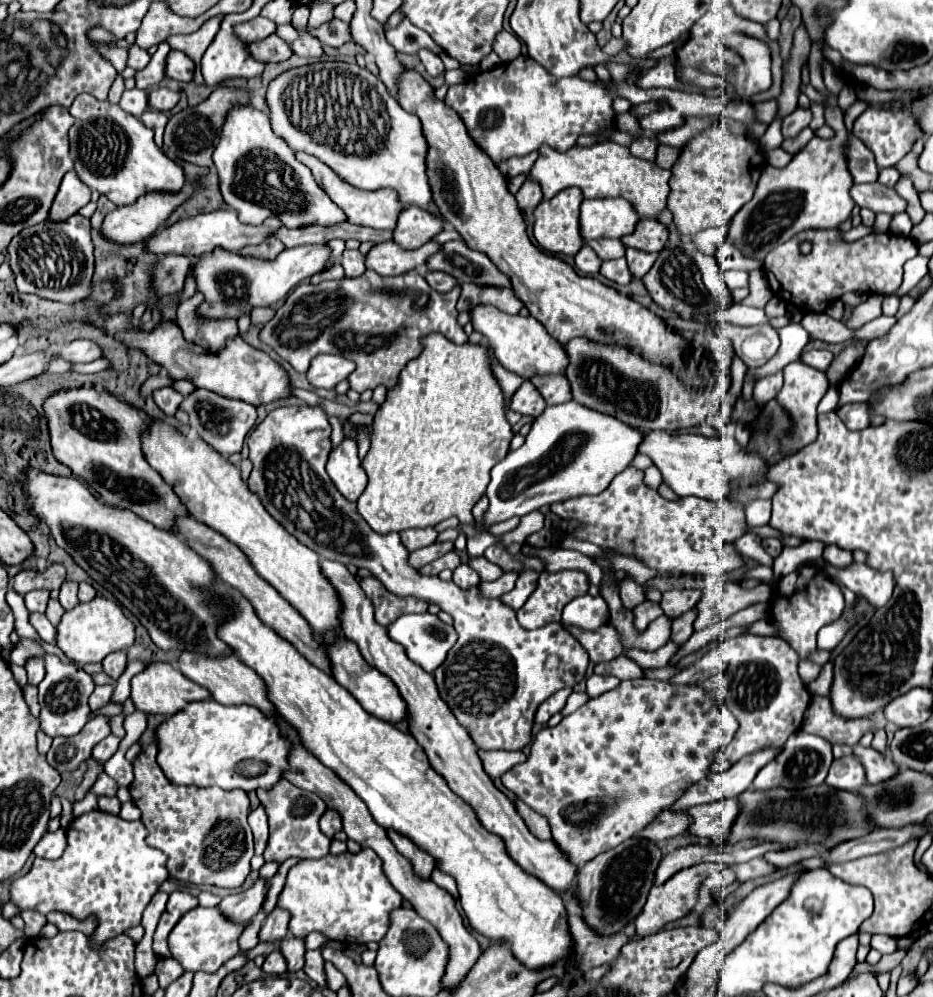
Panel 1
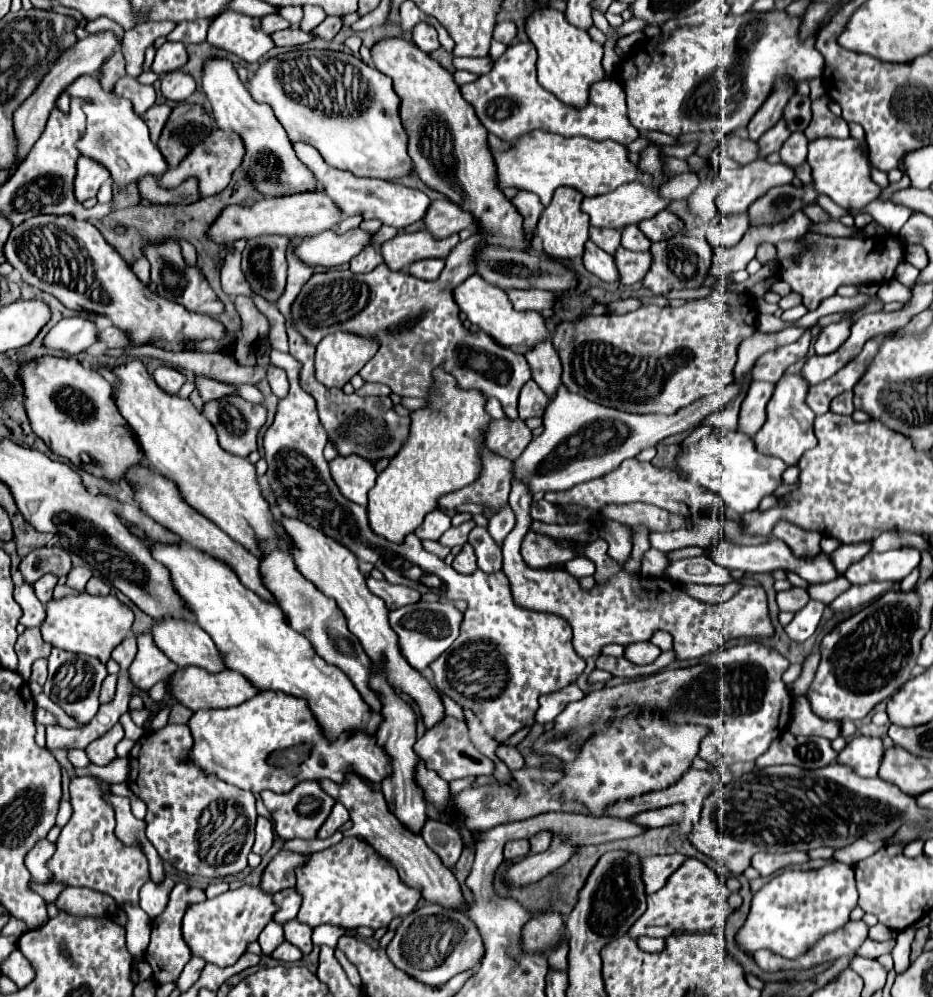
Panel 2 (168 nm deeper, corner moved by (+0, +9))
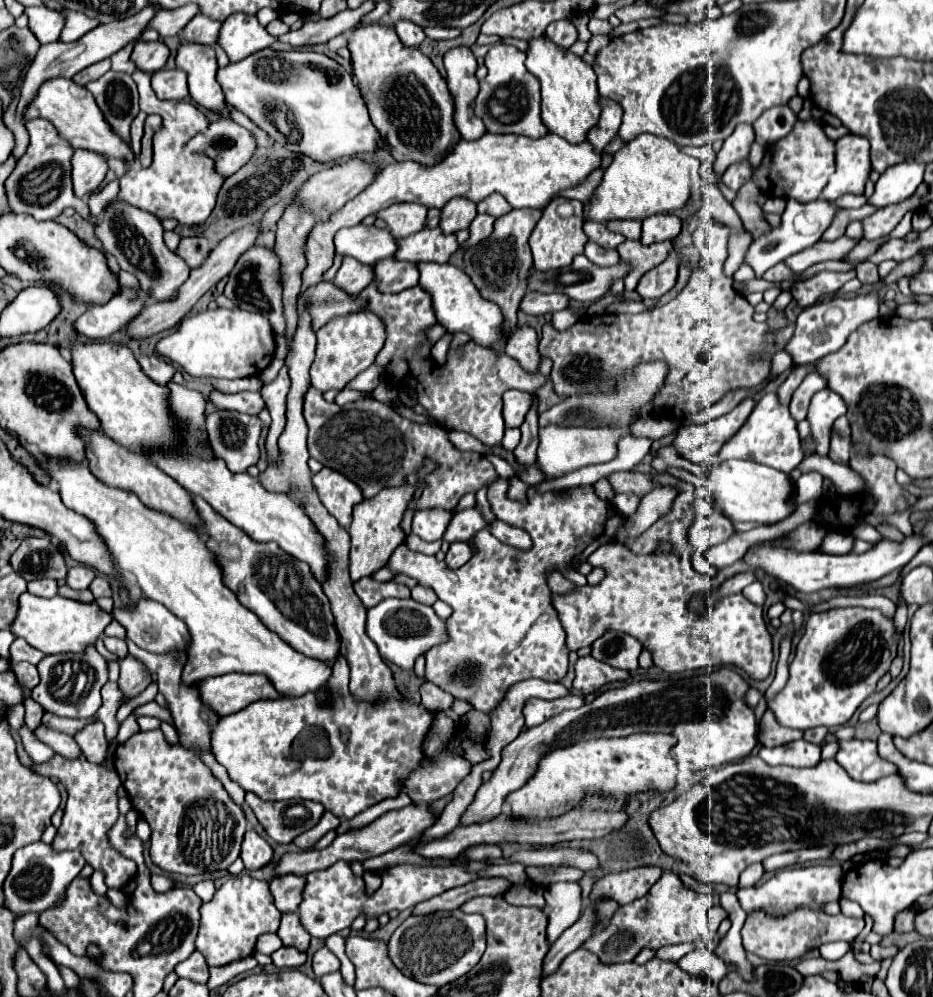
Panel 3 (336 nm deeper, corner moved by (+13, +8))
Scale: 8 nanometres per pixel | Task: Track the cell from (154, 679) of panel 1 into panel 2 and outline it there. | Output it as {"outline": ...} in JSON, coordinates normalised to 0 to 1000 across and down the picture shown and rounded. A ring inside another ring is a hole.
{"outline":[[[211,669],[190,671],[190,675],[181,681],[181,685],[183,685],[183,693],[185,693],[188,701],[192,701],[198,709],[203,709],[207,713],[252,709],[278,695],[278,691],[271,689],[271,685],[267,685],[267,681],[263,681],[258,675],[245,673],[245,671],[241,671],[237,675],[222,675],[220,671],[211,671]]]}

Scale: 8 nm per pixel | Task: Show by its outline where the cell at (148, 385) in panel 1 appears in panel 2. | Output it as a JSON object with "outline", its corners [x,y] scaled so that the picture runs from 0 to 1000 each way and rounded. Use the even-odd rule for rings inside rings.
{"outline":[[[248,386],[255,393],[255,396],[262,400],[272,404],[272,405],[282,405],[283,397],[282,395],[270,386]]]}

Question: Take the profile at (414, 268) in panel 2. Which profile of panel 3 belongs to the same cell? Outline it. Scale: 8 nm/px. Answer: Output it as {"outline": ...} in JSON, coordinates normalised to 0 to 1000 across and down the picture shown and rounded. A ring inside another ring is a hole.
{"outline":[[[414,259],[401,267],[407,293],[431,293],[433,289],[442,289],[448,285],[450,273],[442,263],[427,263],[422,259]]]}

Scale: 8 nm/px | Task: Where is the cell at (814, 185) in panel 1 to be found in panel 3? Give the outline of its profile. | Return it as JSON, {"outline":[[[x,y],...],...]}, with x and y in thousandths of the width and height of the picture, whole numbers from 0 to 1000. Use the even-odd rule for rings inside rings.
{"outline":[[[907,134],[896,140],[896,173],[890,177],[887,185],[883,187],[881,199],[883,201],[898,201],[905,195],[926,195],[926,185],[932,175],[932,144],[924,136]]]}

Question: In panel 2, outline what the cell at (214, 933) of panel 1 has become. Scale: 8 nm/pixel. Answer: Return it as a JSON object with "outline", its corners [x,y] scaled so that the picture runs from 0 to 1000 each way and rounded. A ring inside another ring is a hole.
{"outline":[[[258,888],[256,892],[207,908],[196,922],[196,940],[207,958],[218,960],[222,966],[228,966],[233,970],[245,970],[254,966],[254,962],[265,954],[267,946],[275,944],[278,936],[286,926],[293,924],[295,916],[297,908],[293,906],[290,896],[282,894],[280,890]]]}

